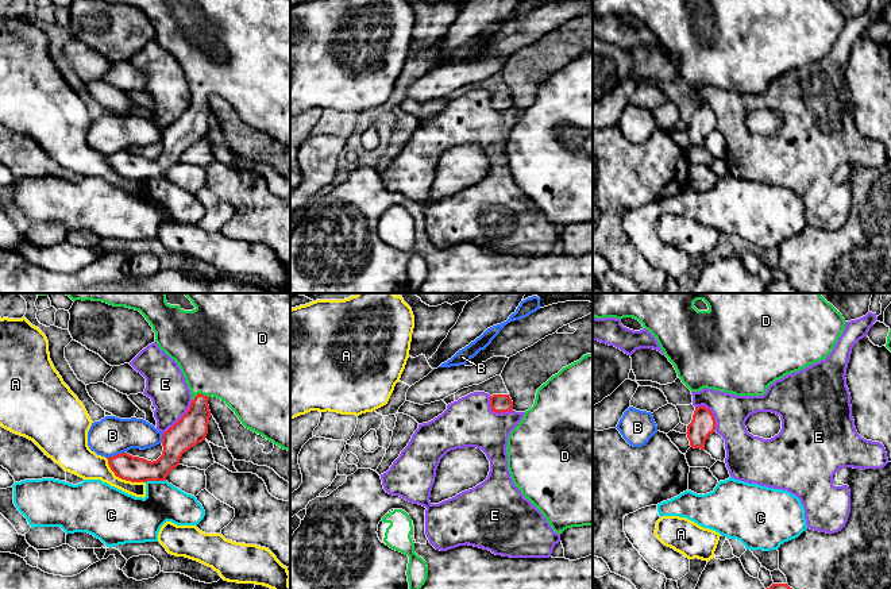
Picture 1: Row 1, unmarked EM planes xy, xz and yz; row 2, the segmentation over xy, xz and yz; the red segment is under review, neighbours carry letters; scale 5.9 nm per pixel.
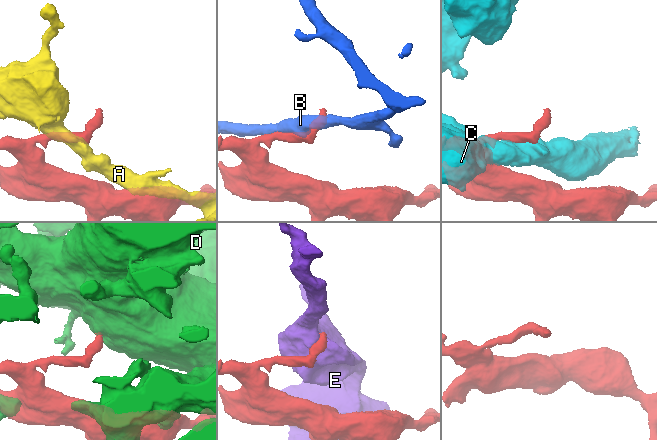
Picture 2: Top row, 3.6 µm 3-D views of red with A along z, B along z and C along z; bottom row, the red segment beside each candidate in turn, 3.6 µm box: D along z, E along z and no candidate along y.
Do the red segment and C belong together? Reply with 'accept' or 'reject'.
reject

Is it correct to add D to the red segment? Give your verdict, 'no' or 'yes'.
yes

